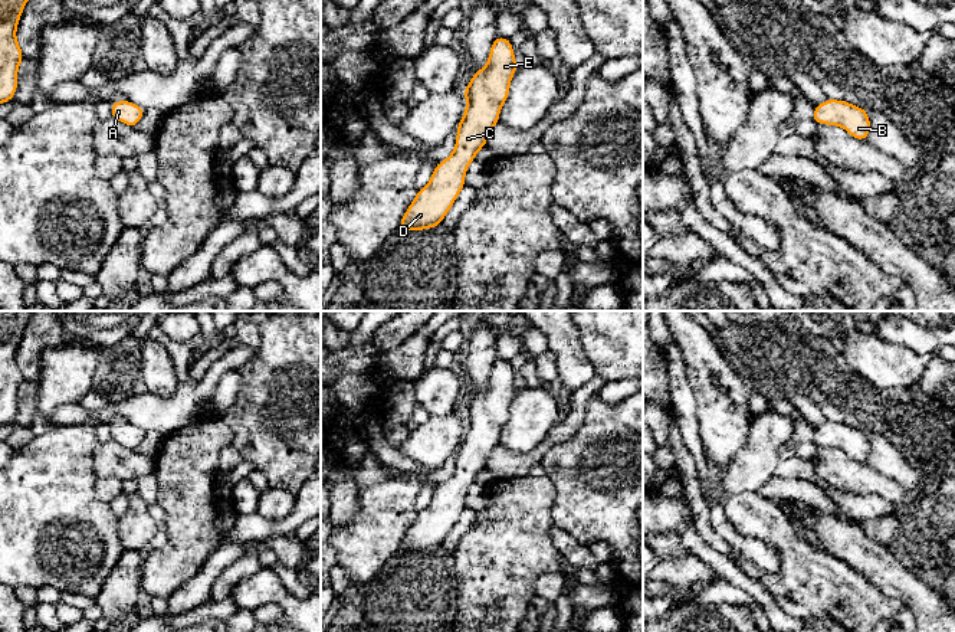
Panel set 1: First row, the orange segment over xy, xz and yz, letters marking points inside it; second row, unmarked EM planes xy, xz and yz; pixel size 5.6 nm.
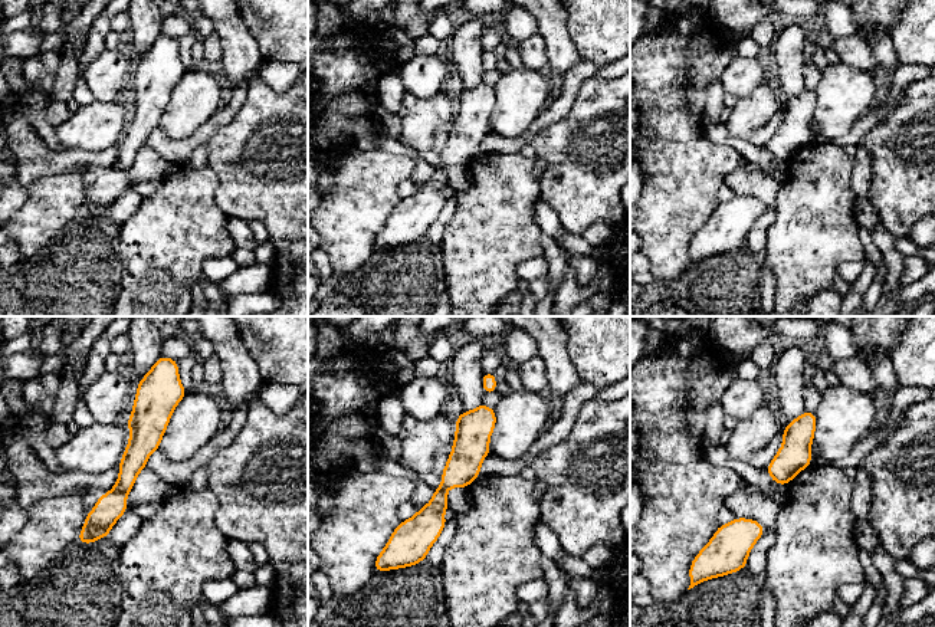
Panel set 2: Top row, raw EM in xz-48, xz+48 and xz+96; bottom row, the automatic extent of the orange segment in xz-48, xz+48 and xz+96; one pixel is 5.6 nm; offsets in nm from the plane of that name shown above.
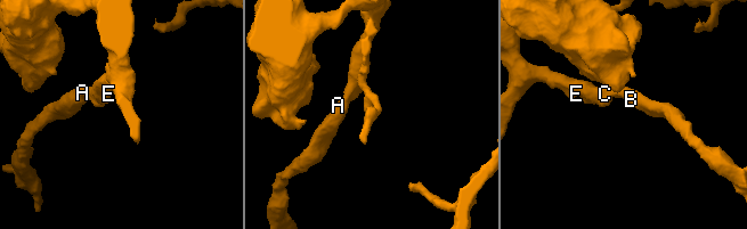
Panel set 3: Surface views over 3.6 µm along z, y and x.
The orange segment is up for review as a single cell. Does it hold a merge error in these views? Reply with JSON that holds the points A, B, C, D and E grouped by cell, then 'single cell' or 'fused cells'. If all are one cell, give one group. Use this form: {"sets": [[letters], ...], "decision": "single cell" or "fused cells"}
{"sets": [["A", "B", "C", "D", "E"]], "decision": "single cell"}

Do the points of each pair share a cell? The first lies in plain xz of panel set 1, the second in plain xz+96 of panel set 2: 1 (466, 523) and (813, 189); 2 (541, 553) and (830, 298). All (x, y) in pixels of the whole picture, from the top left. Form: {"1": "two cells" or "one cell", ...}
{"1": "two cells", "2": "two cells"}

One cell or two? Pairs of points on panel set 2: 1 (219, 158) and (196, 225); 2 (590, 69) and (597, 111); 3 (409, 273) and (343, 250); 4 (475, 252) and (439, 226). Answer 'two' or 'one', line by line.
1: two
2: two
3: two
4: two

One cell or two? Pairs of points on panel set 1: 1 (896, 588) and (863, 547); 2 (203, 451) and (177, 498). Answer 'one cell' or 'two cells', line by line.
1: one cell
2: one cell

